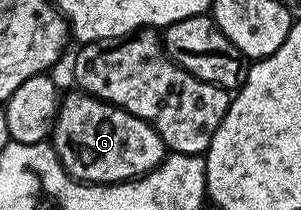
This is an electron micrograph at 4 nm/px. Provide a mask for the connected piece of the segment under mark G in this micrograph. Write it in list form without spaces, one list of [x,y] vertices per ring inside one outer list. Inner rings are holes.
[[[80,91],[60,98],[51,144],[74,181],[94,185],[133,181],[152,172],[167,156],[163,139],[146,121]]]

